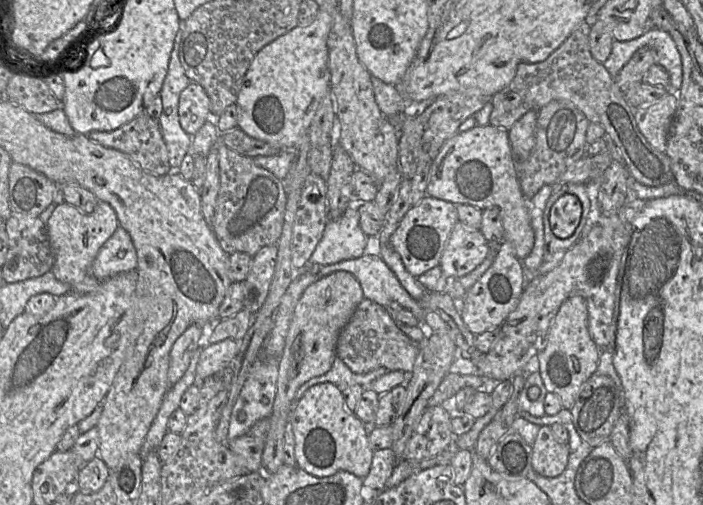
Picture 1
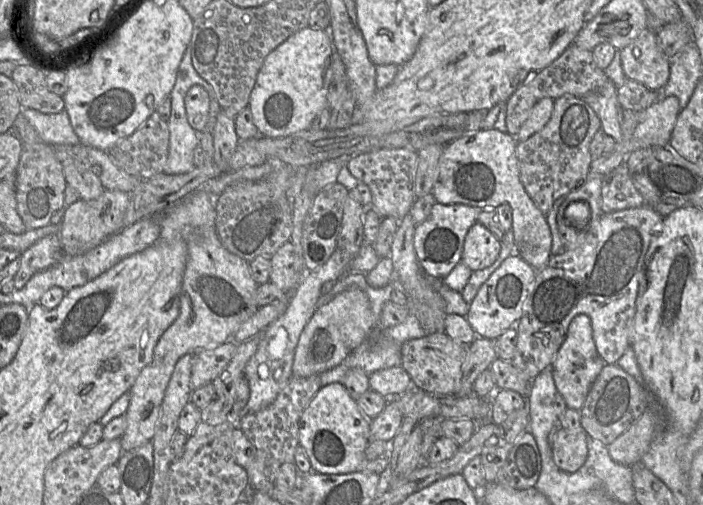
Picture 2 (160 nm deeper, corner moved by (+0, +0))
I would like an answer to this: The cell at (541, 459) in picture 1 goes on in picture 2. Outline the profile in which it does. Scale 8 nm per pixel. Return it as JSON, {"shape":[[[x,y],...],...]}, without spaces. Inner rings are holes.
{"shape":[[[582,427],[555,430],[550,446],[553,461],[559,469],[567,473],[580,469],[587,459],[587,437]]]}

